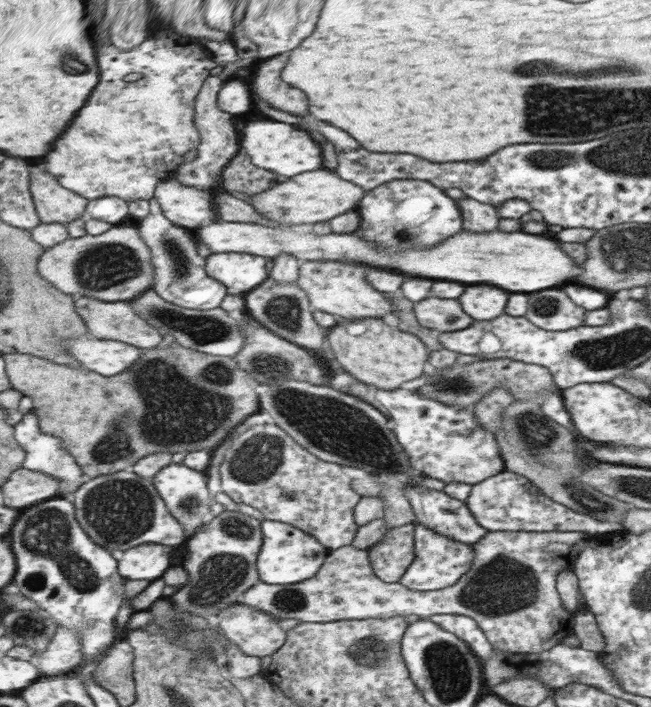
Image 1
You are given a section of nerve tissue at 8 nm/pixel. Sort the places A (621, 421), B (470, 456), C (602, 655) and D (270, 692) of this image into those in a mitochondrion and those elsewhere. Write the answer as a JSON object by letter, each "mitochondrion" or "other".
{"A":"other","B":"other","C":"other","D":"other"}

